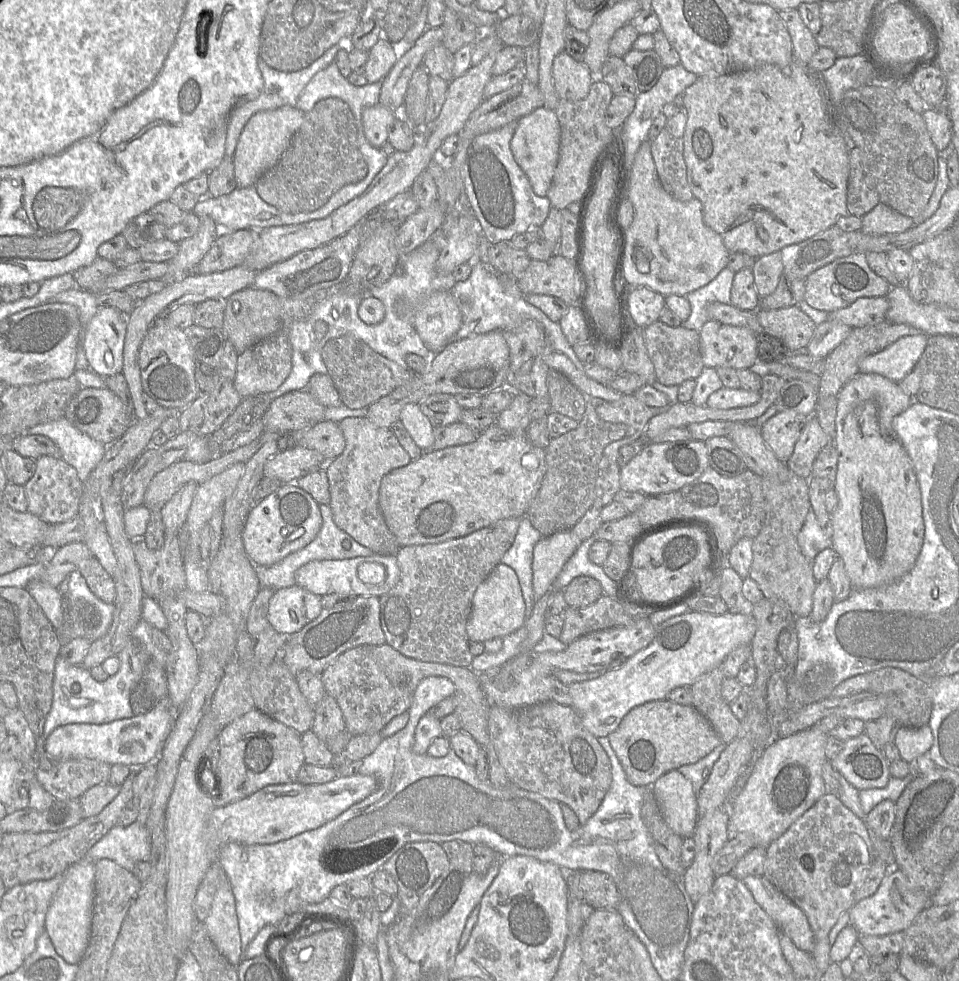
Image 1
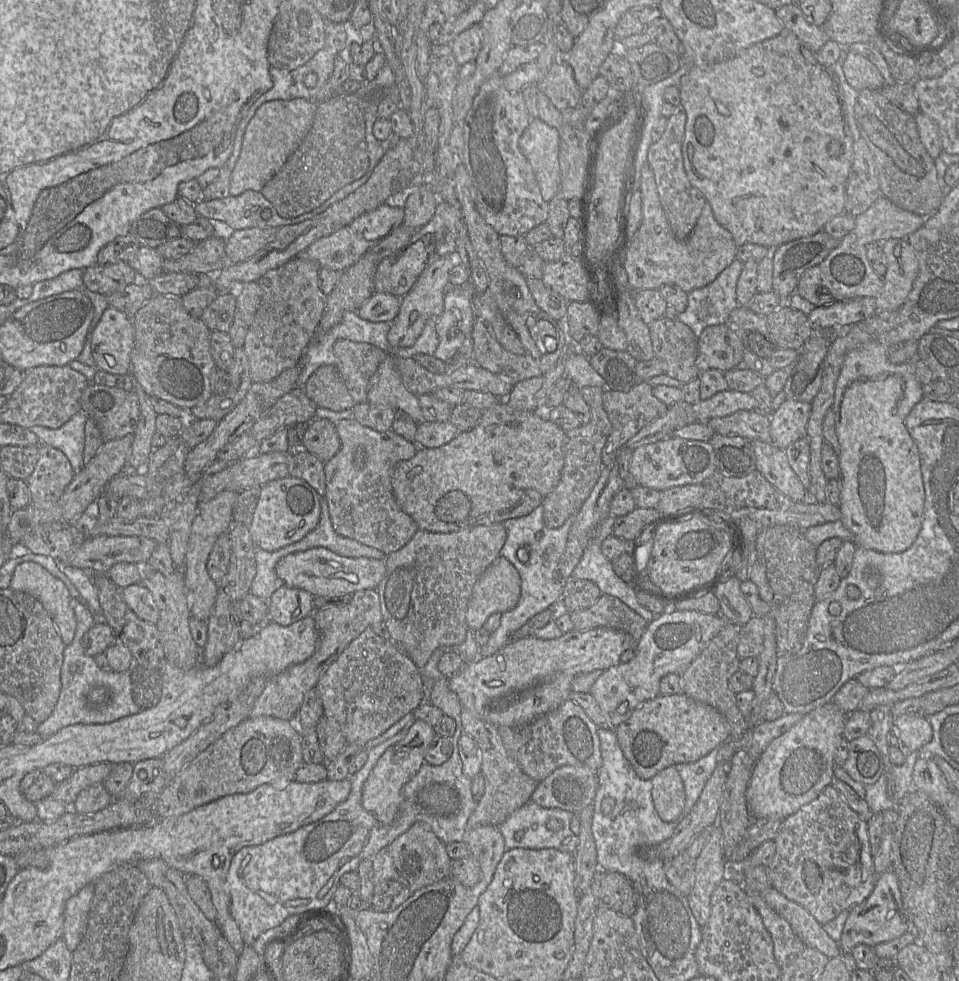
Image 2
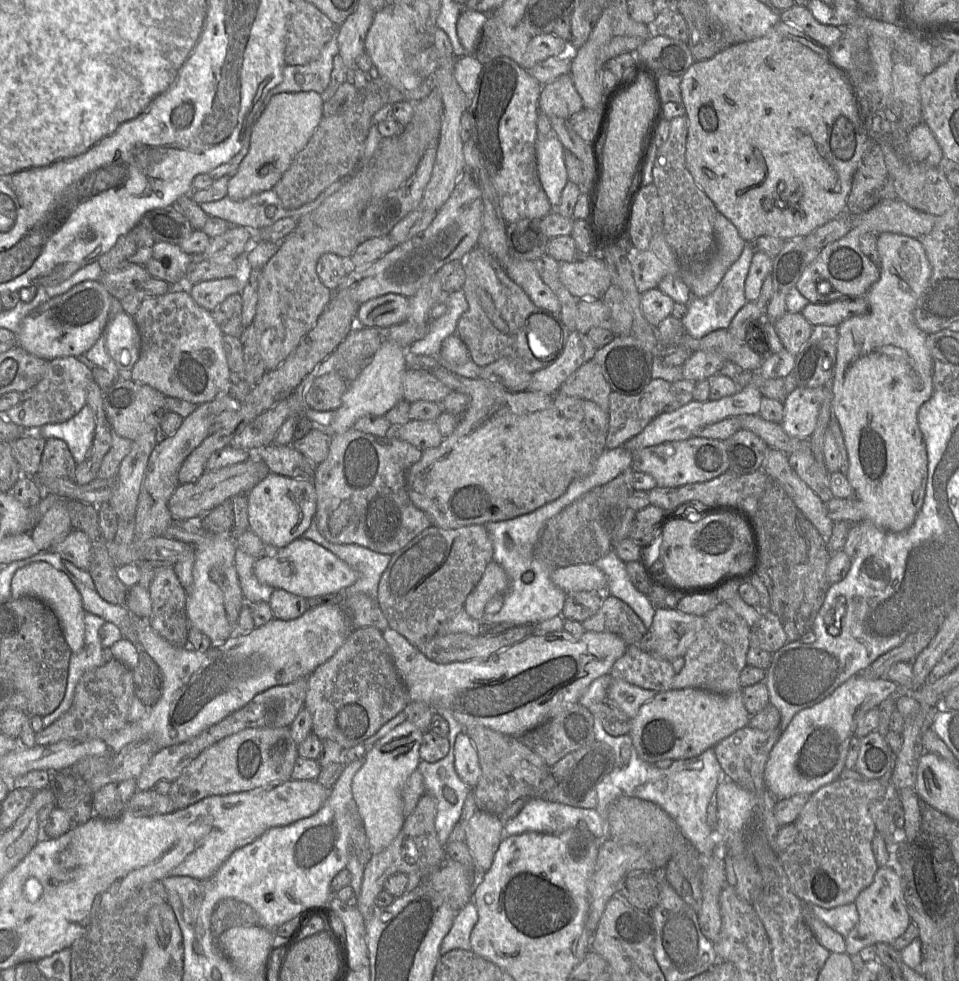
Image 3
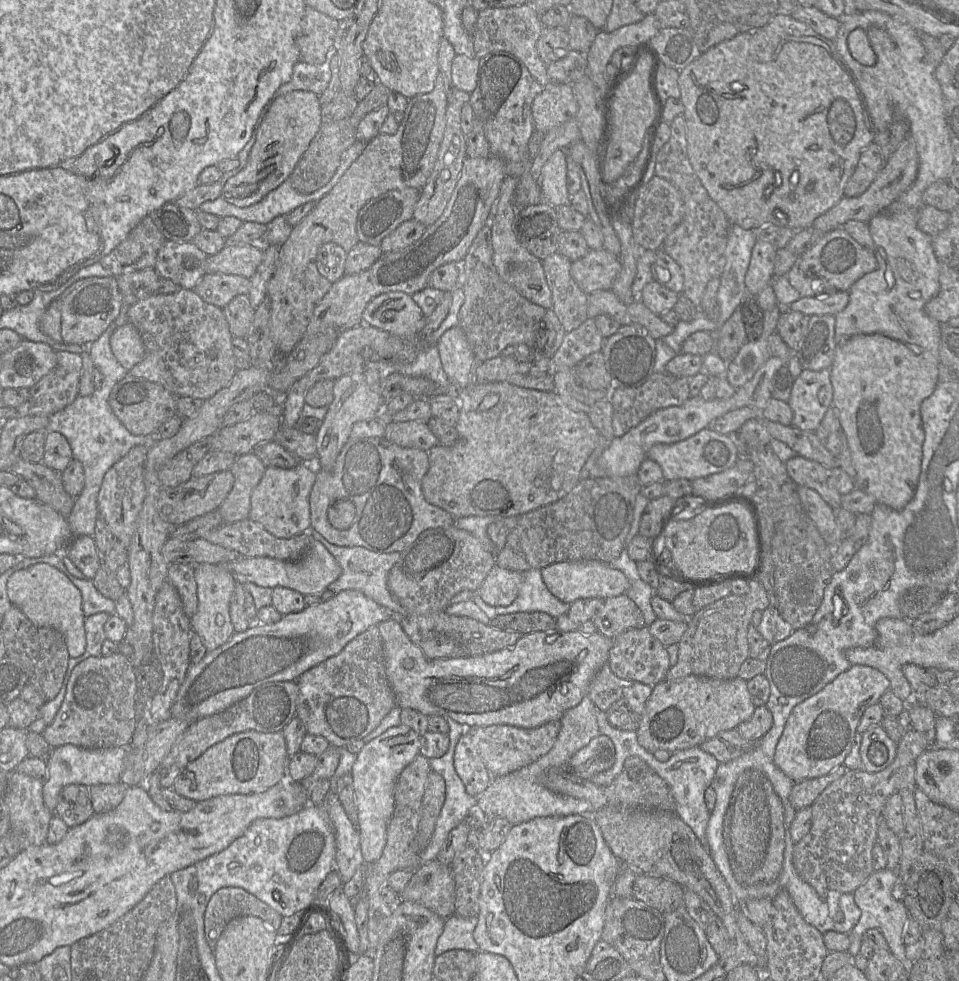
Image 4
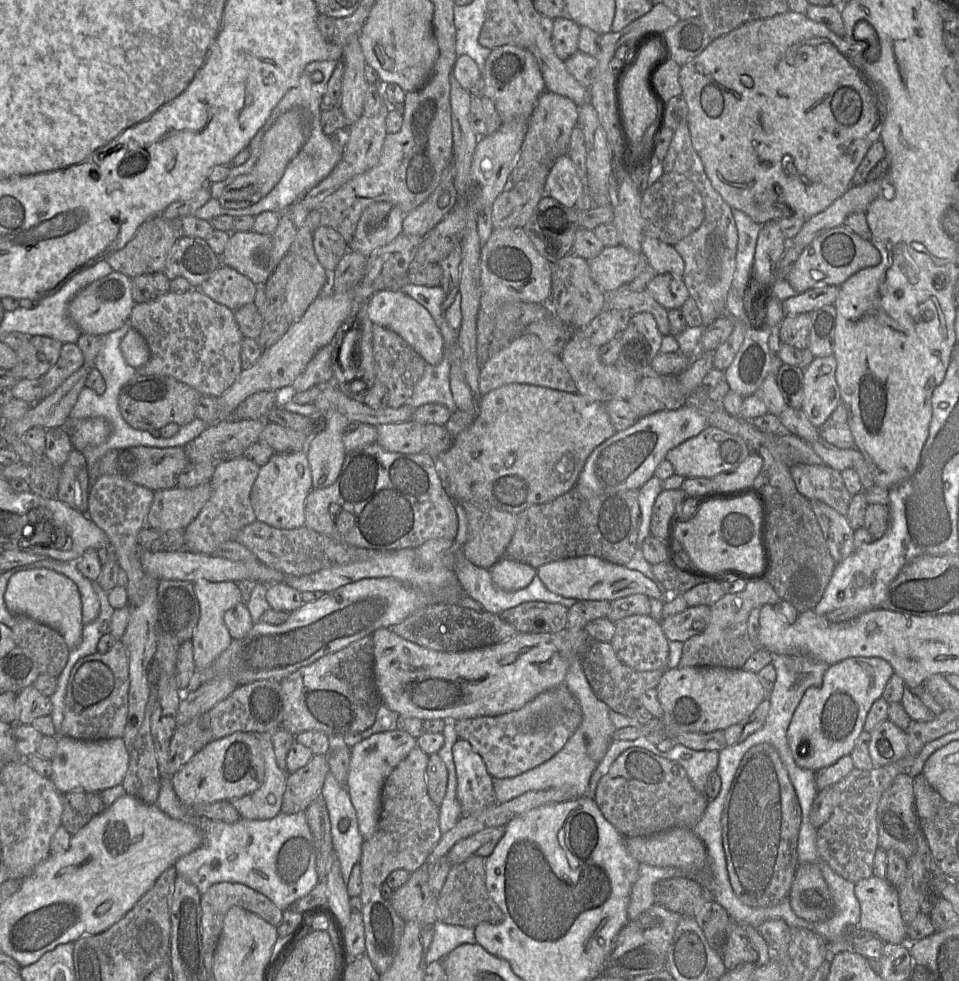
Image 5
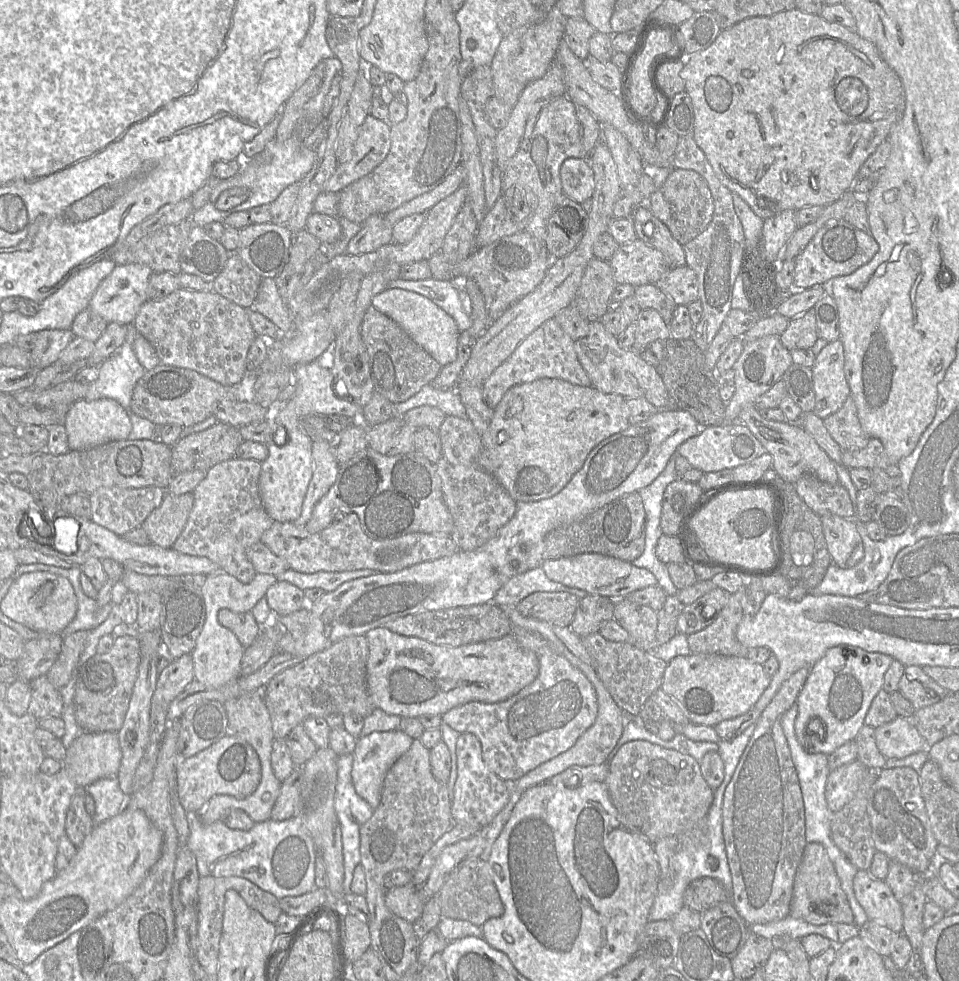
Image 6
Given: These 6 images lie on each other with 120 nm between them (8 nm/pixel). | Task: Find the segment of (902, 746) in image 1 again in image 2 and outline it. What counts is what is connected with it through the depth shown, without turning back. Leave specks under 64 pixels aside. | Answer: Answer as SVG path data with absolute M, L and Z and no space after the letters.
M919 713L900 715L894 720L894 726L901 742L912 752L919 751L933 736L928 717Z

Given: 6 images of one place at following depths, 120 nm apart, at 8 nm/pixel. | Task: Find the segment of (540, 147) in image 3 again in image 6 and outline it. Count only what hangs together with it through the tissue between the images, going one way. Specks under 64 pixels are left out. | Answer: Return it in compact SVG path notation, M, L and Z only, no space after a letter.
M568 158L560 167L563 195L581 204L594 192L594 173L587 159Z

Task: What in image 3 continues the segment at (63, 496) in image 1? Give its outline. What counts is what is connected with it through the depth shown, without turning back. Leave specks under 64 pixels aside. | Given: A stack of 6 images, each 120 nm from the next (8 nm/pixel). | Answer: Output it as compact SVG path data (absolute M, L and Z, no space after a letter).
M46 439L37 479L69 478L75 474L76 463L65 441Z

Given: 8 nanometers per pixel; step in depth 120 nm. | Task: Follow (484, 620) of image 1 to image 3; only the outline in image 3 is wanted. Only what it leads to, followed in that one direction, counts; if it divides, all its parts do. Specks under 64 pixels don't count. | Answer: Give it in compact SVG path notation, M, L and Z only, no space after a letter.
M492 560L481 579L466 598L464 609L472 618L482 620L486 604L495 596L503 595L509 585L504 569Z

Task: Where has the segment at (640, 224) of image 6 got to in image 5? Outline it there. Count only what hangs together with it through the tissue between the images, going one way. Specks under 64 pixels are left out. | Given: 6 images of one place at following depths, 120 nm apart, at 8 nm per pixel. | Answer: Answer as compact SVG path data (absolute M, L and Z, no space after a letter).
M643 235L642 254L654 274L671 274L675 278L683 278L684 261L674 246L661 240Z

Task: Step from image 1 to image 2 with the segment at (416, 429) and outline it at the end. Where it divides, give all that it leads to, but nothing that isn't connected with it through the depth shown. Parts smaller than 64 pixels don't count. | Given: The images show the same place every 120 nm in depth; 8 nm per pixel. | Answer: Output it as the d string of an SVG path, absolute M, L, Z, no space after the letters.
M387 355L371 378L367 394L367 403L402 410L419 425L425 422L418 396L410 392L403 384L397 366L396 357Z

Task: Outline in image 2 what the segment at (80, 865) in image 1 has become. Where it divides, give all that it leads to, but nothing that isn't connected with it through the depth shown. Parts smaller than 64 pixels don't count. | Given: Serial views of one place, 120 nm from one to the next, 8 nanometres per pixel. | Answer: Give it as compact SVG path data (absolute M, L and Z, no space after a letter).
M94 883L87 884L65 903L62 938L71 952L84 935L94 892Z

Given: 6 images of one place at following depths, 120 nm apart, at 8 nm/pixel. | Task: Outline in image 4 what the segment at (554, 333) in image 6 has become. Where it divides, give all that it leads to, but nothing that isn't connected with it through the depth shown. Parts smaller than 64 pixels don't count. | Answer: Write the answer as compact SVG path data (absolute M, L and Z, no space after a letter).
M503 354L482 362L475 369L475 381L479 384L492 382L507 382L512 385L538 391L554 391L554 376L531 375L529 370L533 365L520 363L512 356Z

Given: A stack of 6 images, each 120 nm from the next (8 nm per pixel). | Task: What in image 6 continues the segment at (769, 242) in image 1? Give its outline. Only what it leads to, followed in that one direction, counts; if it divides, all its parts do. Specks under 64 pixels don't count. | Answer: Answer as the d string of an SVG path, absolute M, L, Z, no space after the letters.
M794 9L772 16L744 19L722 30L706 49L684 60L680 77L691 98L694 111L693 138L705 153L716 176L733 194L739 195L761 219L772 218L784 210L798 211L805 207L826 207L851 190L858 172L876 148L887 140L891 129L901 118L906 104L905 92L898 74L884 61L876 46L840 24L831 23L819 15Z

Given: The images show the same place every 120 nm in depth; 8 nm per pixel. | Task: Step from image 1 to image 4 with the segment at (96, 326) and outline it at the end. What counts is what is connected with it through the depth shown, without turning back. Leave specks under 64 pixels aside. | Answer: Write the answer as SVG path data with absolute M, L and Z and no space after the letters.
M131 322L118 327L113 332L110 337L110 347L117 361L129 371L145 356L142 337Z

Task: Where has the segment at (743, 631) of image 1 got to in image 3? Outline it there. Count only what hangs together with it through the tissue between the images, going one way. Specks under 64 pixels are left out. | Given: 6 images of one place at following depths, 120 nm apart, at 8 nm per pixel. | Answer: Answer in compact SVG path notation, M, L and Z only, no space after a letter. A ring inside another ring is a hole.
M658 608L648 629L657 638L654 653L670 662L683 657L703 624L703 616L674 609ZM612 678L607 689L607 697L619 706L631 719L640 707L653 699L657 692L630 684L625 680Z

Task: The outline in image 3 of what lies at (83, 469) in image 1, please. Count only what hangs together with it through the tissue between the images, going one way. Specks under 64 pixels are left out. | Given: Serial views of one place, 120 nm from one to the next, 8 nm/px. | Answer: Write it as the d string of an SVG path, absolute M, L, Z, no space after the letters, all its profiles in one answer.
M86 404L74 417L62 423L48 423L35 429L44 439L59 438L66 442L70 453L79 465L92 447L95 421L90 407Z

